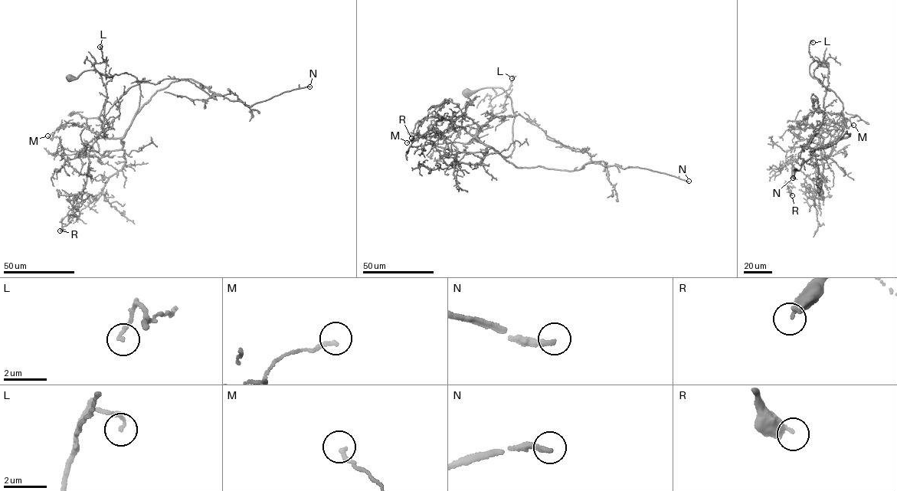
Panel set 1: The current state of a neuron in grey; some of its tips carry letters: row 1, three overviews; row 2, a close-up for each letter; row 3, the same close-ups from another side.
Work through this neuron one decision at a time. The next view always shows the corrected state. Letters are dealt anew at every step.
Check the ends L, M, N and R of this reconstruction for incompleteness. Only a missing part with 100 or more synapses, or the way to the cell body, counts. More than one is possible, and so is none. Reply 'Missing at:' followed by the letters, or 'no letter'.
Missing at: N

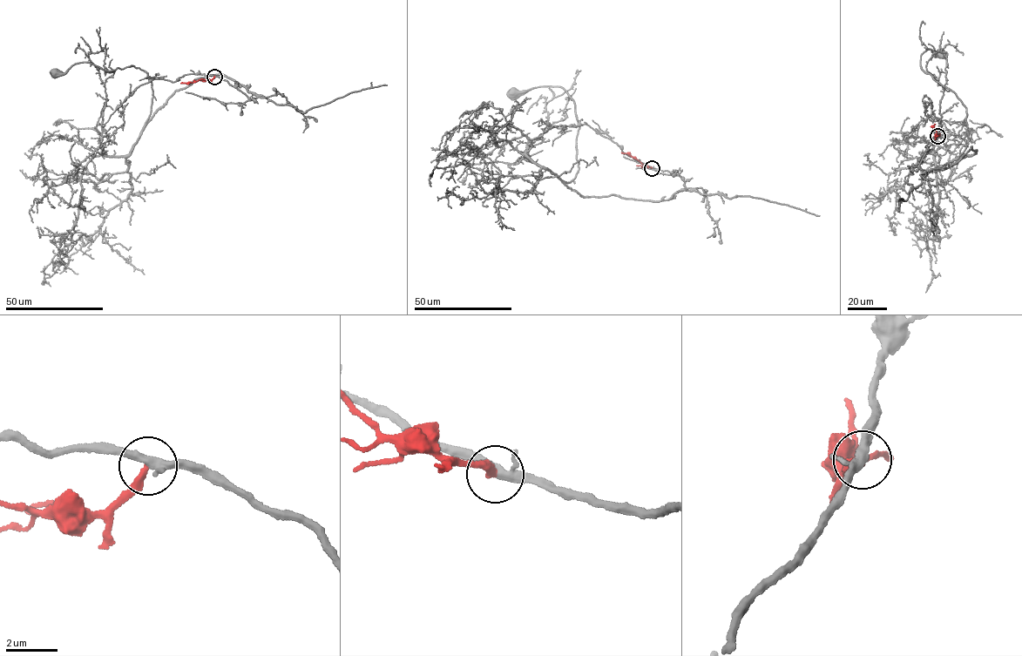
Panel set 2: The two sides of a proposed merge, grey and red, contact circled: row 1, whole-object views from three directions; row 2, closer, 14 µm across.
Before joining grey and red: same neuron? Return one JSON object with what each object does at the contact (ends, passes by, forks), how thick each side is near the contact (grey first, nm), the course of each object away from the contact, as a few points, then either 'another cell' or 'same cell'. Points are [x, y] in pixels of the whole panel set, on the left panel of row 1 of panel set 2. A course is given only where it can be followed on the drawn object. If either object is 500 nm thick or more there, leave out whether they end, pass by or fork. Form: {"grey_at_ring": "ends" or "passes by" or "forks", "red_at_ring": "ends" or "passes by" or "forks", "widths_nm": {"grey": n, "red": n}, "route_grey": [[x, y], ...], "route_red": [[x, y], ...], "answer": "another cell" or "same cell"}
{"grey_at_ring": "forks", "red_at_ring": "ends", "widths_nm": {"grey": 280, "red": 300}, "route_grey": [[214, 76], [256, 97], [208, 74], [178, 90], [147, 122], [152, 89], [140, 69], [83, 62], [56, 73]], "route_red": [[214, 76], [211, 80], [201, 78], [180, 84]], "answer": "another cell"}

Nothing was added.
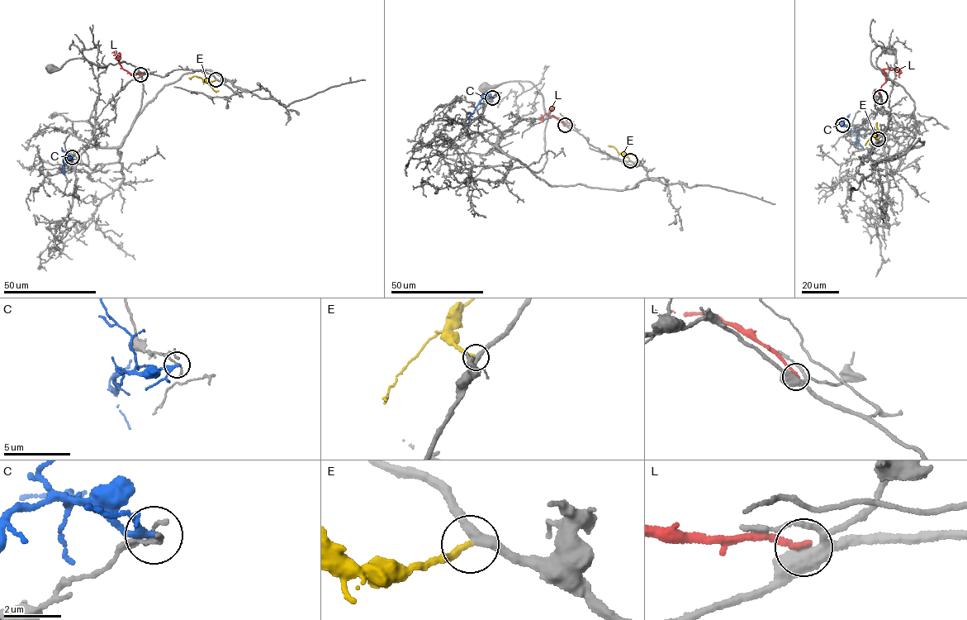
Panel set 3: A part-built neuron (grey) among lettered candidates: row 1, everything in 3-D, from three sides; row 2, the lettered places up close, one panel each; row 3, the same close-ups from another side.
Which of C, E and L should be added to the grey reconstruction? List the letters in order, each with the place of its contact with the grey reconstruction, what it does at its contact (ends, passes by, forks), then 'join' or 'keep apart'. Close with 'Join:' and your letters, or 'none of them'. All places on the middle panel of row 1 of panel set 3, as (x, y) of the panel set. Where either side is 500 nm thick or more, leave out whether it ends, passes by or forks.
C: (492, 97) | it passes by | keep apart
E: (630, 160) | it ends | join
L: (565, 125) | it ends | keep apart
Join: E

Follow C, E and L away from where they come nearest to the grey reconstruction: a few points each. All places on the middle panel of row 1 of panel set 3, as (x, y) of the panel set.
C: (492, 97), (483, 96), (466, 125)
E: (630, 160), (614, 147), (609, 146)
L: (566, 124), (549, 116), (549, 110), (553, 107), (539, 122)

